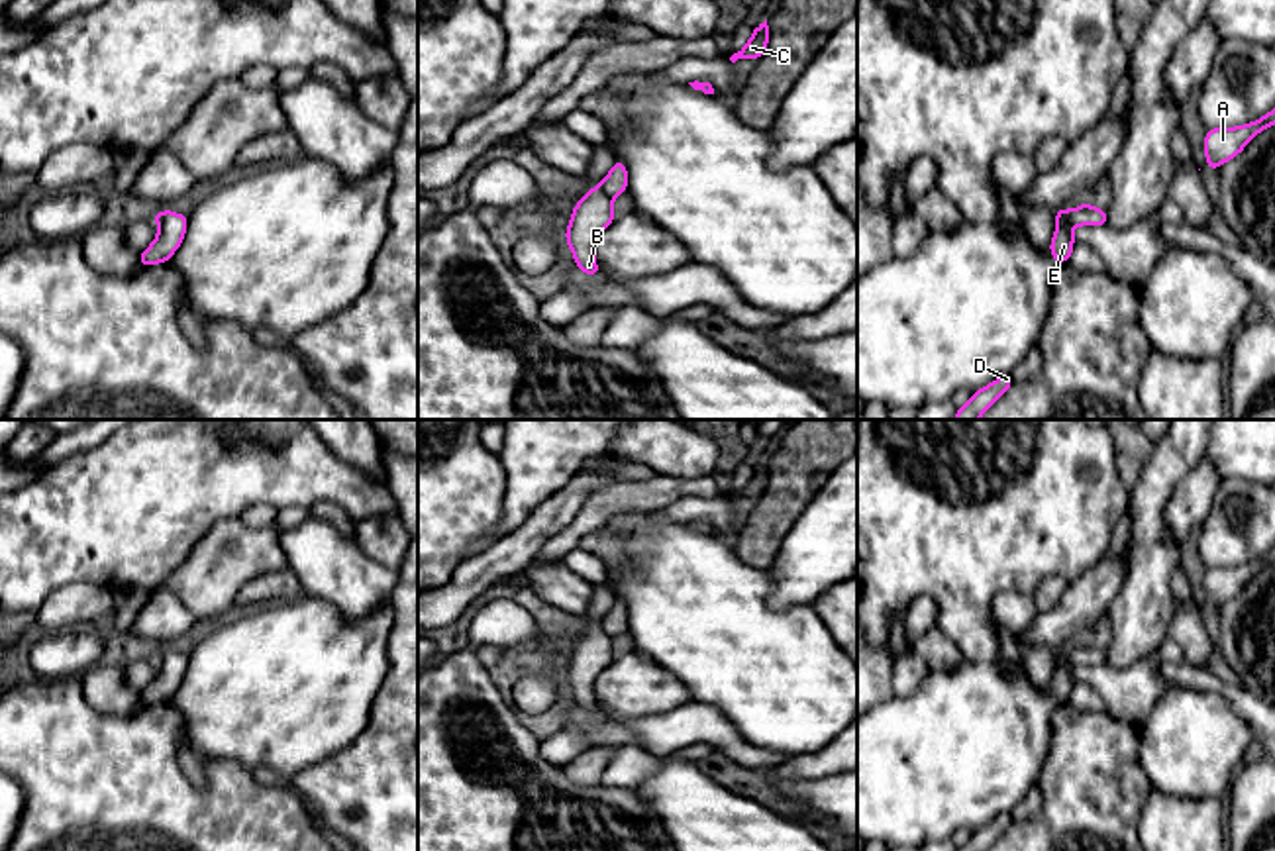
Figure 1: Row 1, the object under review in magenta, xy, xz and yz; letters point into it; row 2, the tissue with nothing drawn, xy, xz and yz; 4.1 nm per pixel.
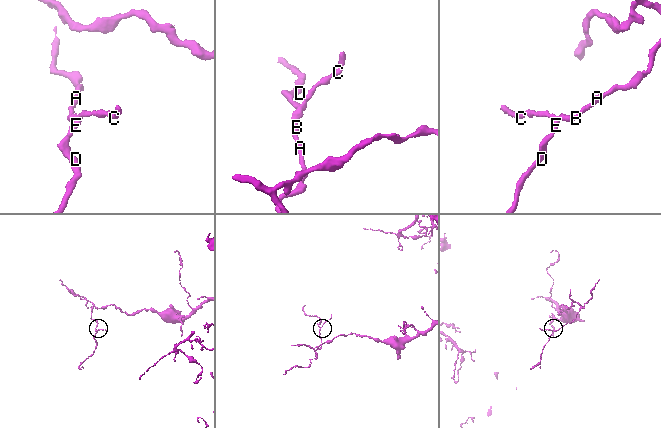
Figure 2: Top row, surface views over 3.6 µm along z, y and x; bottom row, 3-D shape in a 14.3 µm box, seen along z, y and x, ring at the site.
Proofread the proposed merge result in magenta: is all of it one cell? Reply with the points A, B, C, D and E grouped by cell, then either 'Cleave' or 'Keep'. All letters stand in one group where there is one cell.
Groups: A B / C D E. Cleave

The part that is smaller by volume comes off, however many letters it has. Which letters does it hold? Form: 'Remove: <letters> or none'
Remove: C, D, E

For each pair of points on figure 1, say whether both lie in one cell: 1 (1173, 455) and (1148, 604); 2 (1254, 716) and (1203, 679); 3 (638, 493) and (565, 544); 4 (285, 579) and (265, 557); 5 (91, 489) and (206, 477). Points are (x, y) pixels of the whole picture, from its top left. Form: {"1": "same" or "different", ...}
{"1": "same", "2": "same", "3": "same", "4": "different", "5": "same"}

